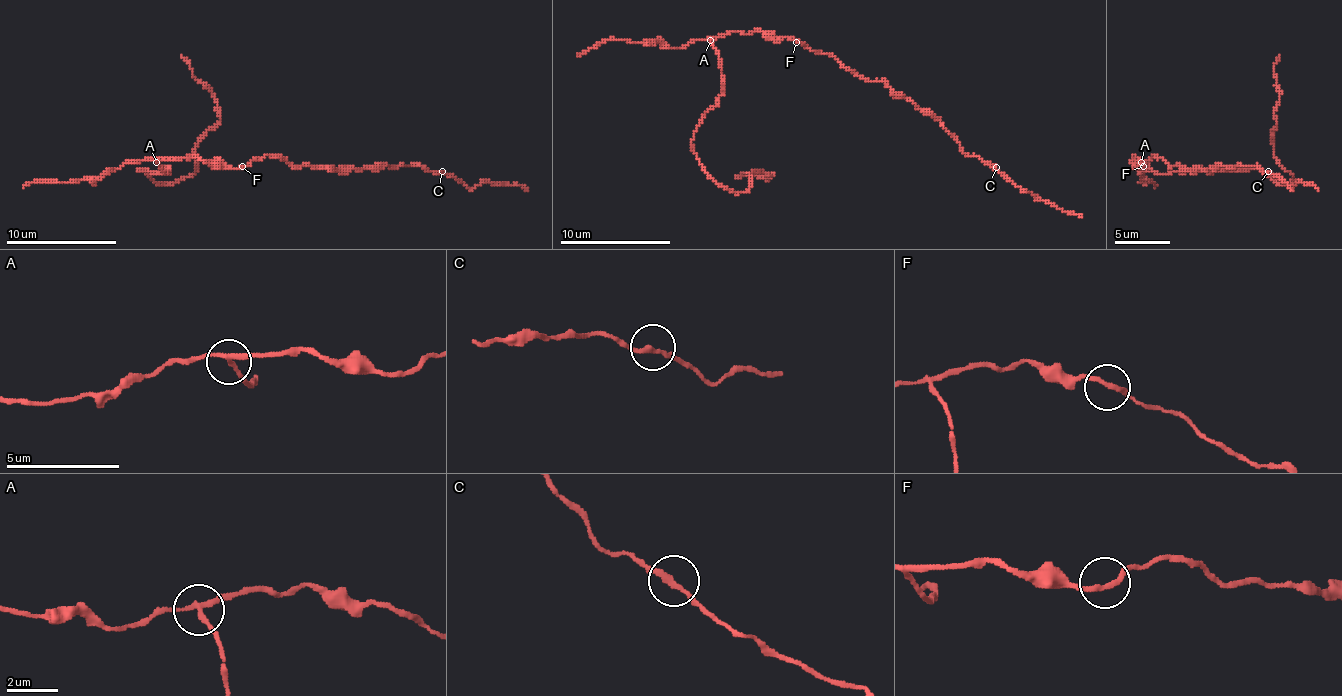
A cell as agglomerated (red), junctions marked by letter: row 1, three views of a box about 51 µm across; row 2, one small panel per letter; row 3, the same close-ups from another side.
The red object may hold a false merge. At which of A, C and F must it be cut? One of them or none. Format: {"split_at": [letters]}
{"split_at": ["A"]}

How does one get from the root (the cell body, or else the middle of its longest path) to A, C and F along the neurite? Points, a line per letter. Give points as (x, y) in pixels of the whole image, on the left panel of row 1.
A: (203, 160), (165, 157), (156, 163)
C: (203, 160), (245, 169), (259, 157), (281, 155), (292, 166), (425, 166), (431, 171), (442, 171)
F: (203, 160), (234, 169), (242, 166)

